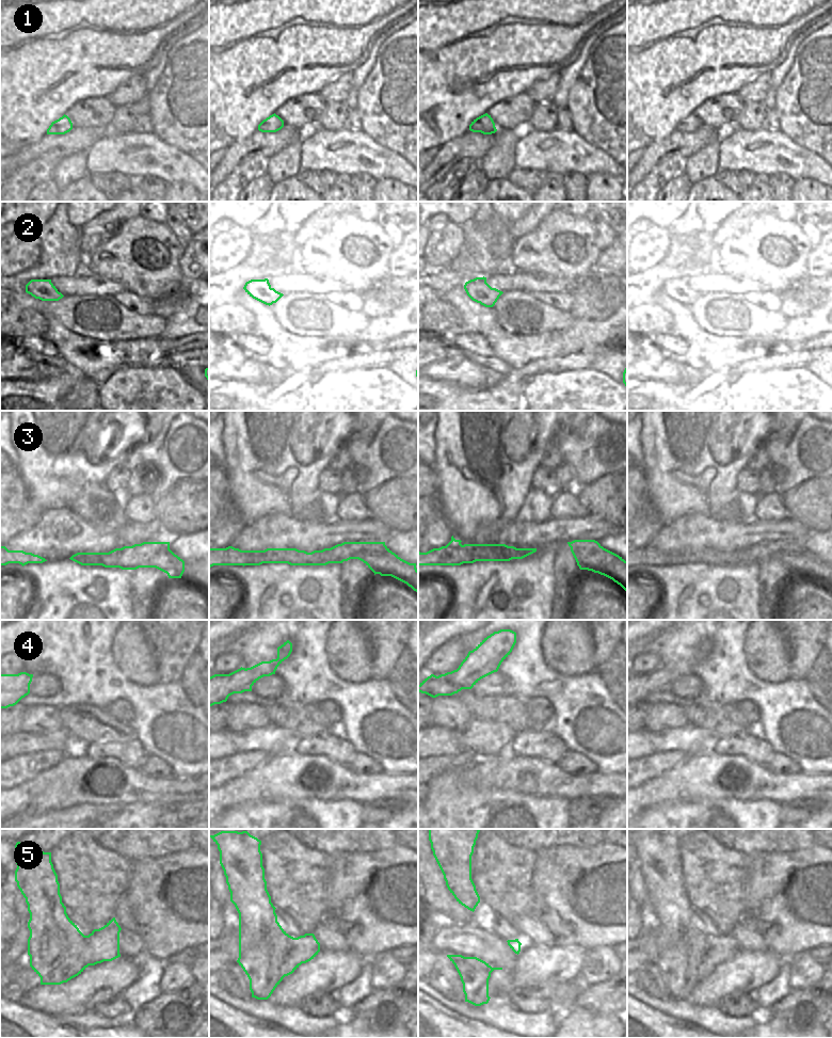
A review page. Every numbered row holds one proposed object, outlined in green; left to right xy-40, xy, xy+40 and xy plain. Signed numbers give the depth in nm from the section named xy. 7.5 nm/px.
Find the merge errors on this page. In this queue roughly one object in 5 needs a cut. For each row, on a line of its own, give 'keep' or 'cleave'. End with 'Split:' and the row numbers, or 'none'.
1: keep
2: cleave
3: keep
4: cleave
5: keep
Split: 2, 4

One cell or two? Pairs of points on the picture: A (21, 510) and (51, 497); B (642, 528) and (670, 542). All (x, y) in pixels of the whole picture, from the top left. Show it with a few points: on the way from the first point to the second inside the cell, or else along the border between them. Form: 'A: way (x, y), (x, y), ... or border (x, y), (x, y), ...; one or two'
A: border (24, 481), (30, 497), (43, 510); two
B: border (665, 523), (649, 545); two

